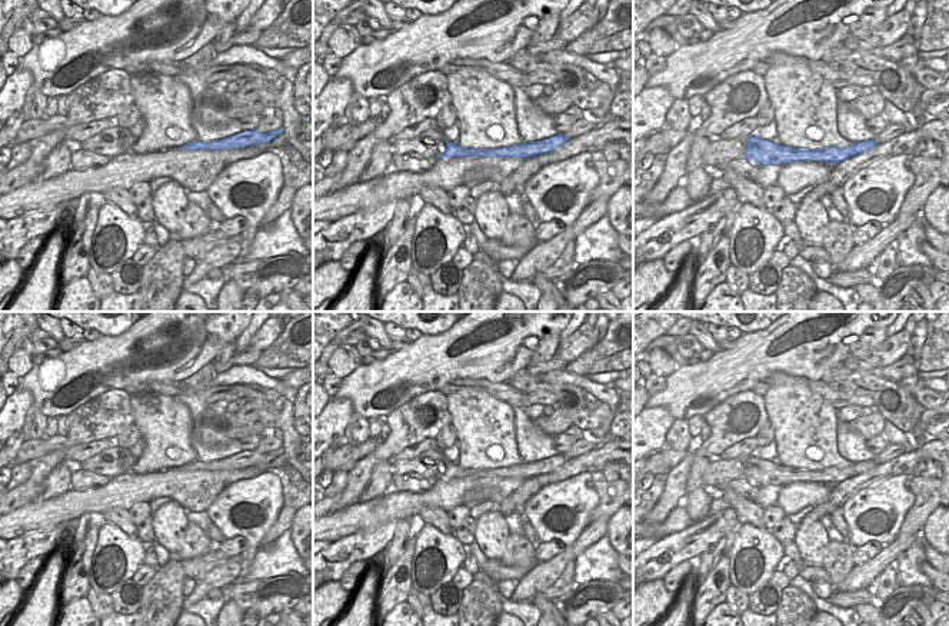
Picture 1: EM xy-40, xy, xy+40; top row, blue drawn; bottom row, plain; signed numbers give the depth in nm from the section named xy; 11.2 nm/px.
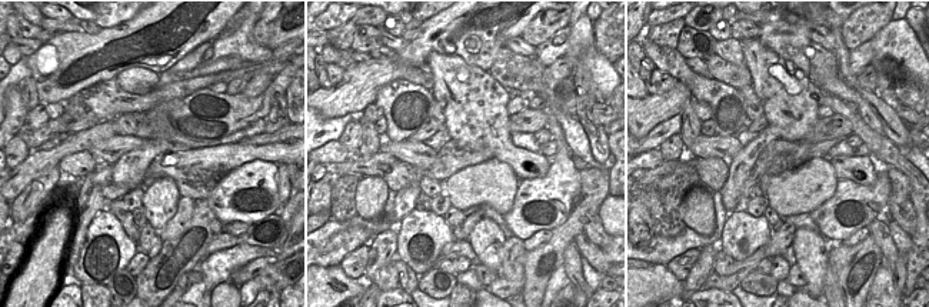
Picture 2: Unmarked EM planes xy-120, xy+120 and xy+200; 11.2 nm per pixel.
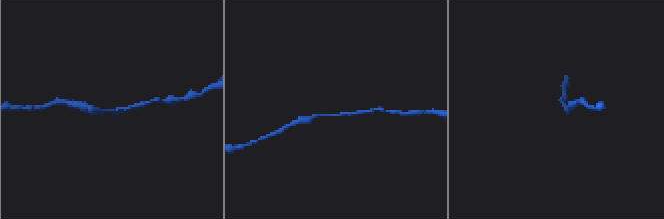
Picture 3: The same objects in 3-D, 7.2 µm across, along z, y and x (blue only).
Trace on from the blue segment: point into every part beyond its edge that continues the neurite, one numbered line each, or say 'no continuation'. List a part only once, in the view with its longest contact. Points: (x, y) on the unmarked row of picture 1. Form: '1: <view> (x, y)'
no continuation

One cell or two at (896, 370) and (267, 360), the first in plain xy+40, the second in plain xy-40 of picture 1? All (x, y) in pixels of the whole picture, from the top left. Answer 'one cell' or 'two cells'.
one cell

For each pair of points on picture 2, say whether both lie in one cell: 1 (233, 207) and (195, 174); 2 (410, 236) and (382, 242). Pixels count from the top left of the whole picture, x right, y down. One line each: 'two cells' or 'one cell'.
1: two cells
2: two cells

